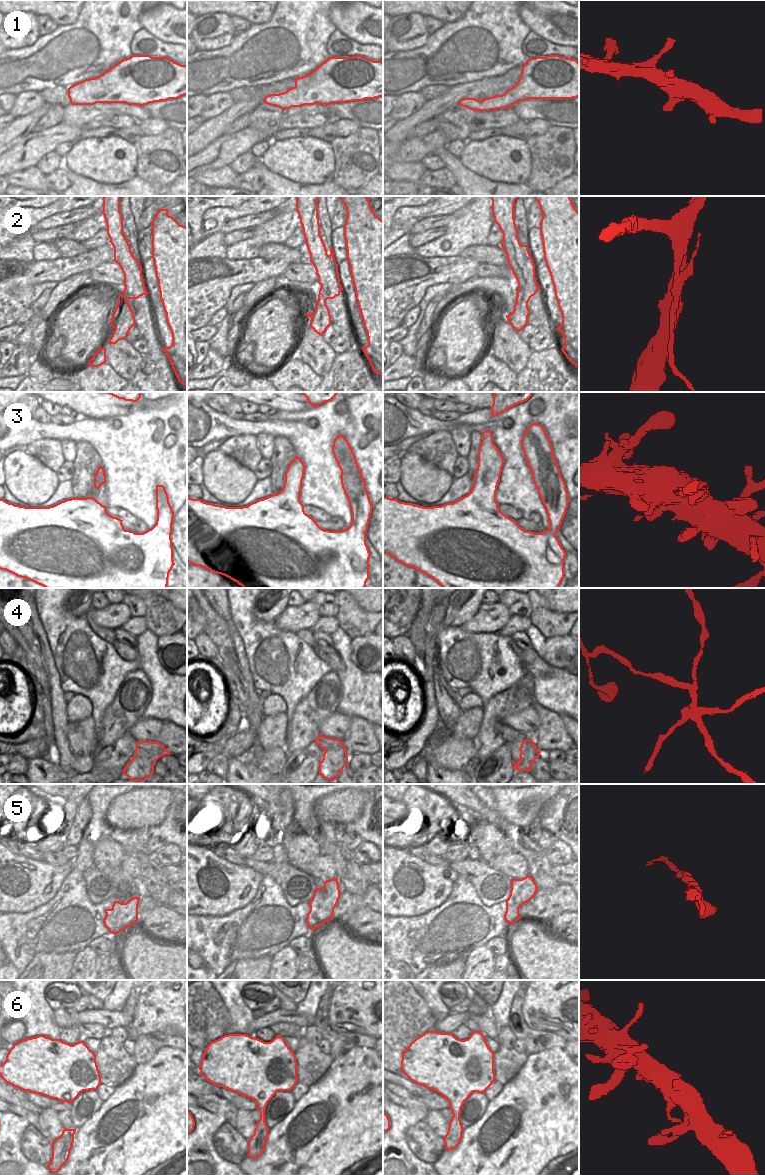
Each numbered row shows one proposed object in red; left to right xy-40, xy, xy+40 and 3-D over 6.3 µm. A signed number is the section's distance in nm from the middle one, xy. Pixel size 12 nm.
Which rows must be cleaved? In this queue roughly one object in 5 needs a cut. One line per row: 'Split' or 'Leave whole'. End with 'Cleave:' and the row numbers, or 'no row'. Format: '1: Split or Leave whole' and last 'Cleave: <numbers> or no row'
1: Leave whole
2: Split
3: Leave whole
4: Split
5: Leave whole
6: Leave whole
Cleave: 2, 4.

